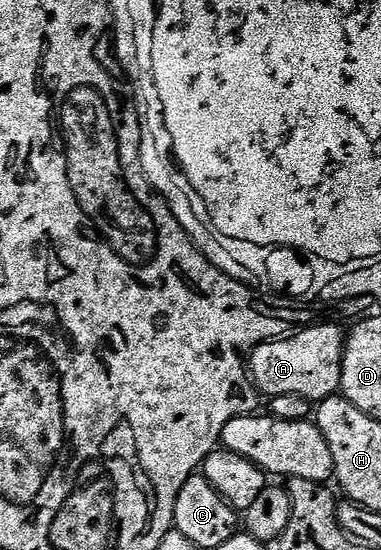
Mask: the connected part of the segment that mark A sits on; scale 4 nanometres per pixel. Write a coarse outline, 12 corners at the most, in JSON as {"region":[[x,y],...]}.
{"region":[[311,324],[248,353],[262,397],[340,393],[346,329]]}

